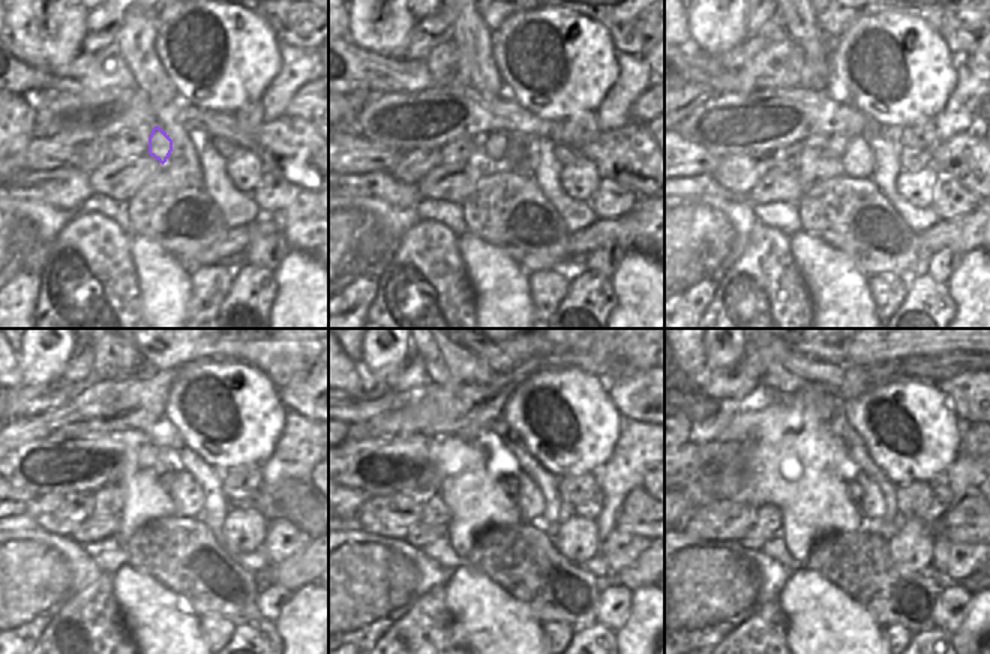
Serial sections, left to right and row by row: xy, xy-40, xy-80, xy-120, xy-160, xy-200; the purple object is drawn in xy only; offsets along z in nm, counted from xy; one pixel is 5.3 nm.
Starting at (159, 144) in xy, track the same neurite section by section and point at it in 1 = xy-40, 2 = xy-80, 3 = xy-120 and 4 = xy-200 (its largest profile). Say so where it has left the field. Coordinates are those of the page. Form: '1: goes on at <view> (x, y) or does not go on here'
1: goes on at xy-40 (495, 144)
2: goes on at xy-80 (833, 146)
3: goes on at xy-120 (165, 479)
4: goes on at xy-200 (854, 489)

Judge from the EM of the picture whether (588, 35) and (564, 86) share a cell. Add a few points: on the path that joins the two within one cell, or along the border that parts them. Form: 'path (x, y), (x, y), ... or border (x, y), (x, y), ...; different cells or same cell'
path (576, 47), (569, 59), (567, 74); same cell

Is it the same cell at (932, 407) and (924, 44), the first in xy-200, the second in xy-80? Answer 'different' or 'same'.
same

